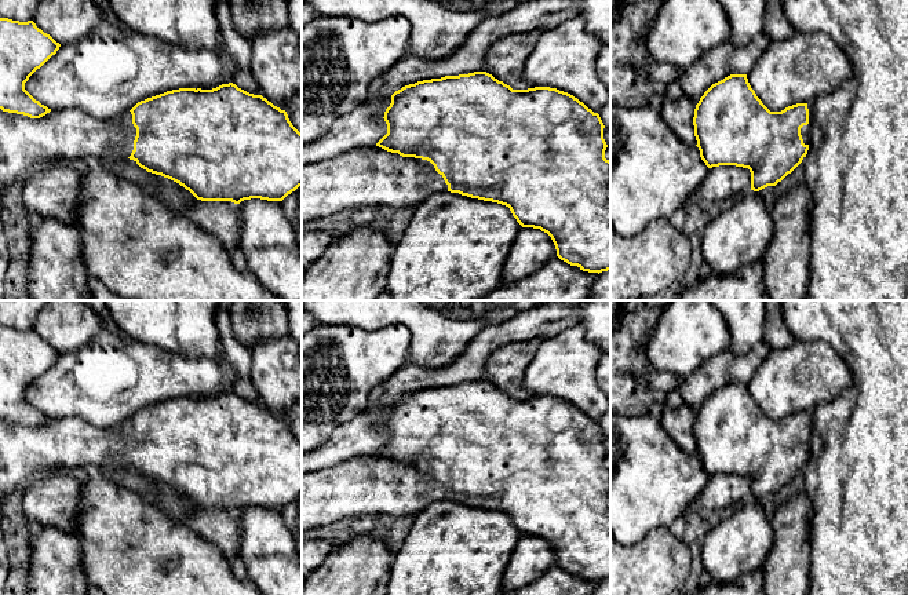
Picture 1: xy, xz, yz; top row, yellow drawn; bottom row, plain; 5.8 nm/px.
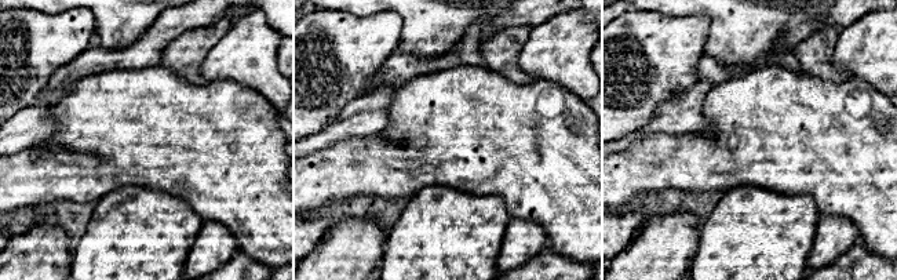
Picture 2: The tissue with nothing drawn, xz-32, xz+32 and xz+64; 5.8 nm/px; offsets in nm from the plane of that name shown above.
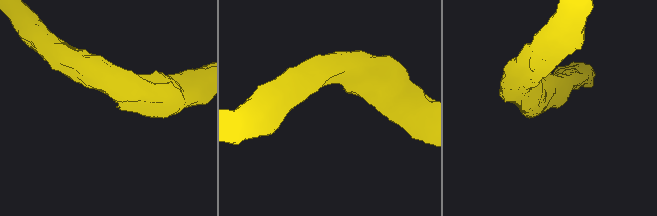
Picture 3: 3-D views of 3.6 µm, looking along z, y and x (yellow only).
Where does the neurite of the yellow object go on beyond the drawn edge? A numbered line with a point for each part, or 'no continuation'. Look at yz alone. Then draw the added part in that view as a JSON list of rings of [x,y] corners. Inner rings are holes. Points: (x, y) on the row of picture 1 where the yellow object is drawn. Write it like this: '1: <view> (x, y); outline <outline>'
1: yz (805, 131); outline [[[807,103],[807,109],[809,109],[809,124],[801,128],[801,135],[802,135],[803,143],[810,146],[812,145],[810,120],[813,114],[813,103]]]

